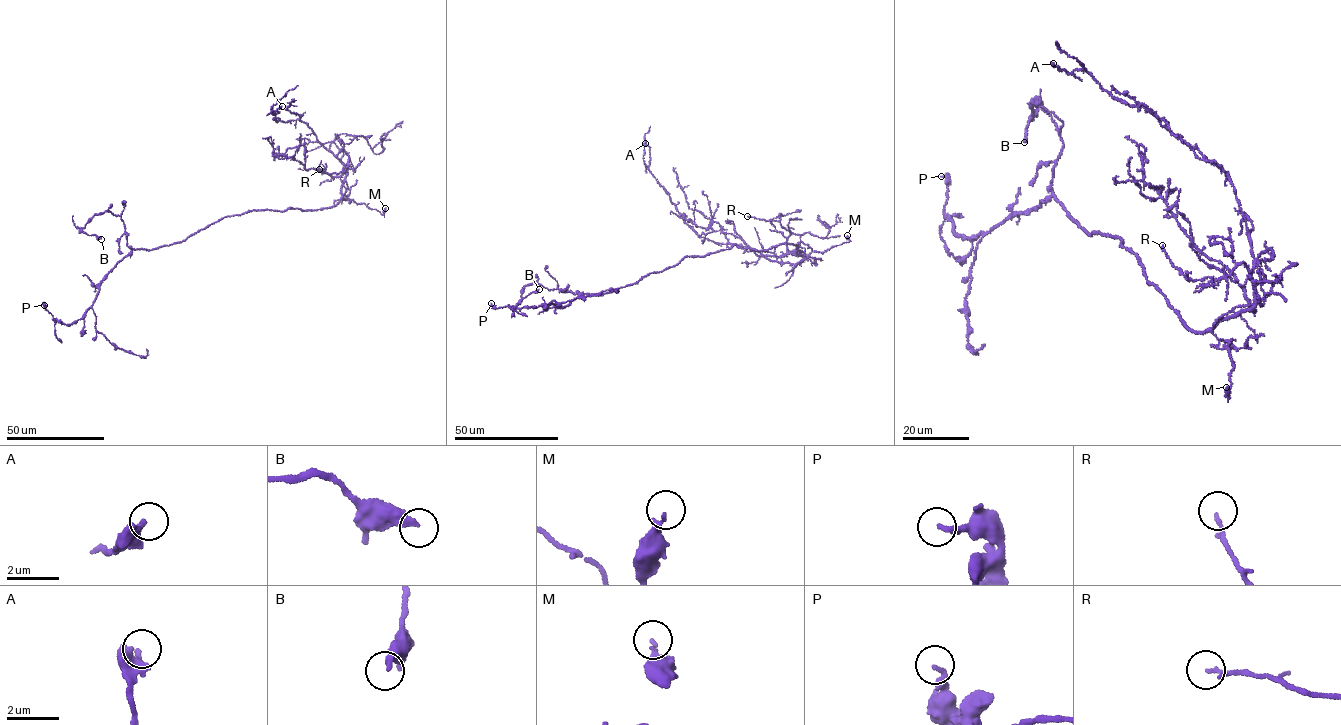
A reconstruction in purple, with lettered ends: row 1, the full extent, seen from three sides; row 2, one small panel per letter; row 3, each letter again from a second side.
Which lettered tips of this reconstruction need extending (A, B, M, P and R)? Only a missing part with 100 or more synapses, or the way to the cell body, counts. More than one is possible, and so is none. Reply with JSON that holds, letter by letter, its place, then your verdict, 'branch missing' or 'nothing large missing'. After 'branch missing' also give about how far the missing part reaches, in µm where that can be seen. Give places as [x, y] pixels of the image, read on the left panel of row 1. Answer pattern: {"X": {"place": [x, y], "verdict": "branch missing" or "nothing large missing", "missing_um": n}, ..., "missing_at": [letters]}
{"A": {"place": [282, 106], "verdict": "nothing large missing"}, "B": {"place": [101, 239], "verdict": "nothing large missing"}, "M": {"place": [385, 208], "verdict": "nothing large missing"}, "P": {"place": [44, 305], "verdict": "nothing large missing"}, "R": {"place": [319, 169], "verdict": "nothing large missing"}, "missing_at": []}

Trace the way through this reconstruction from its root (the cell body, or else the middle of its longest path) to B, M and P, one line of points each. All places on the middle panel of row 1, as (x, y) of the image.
B: (735, 245), (684, 257), (599, 294), (526, 285), (520, 303), (539, 289)
M: (735, 245), (758, 250), (792, 243), (804, 248), (807, 258), (812, 252), (822, 252), (849, 242), (847, 235)
P: (735, 245), (684, 257), (610, 292), (580, 294), (562, 307), (494, 308), (491, 303)

